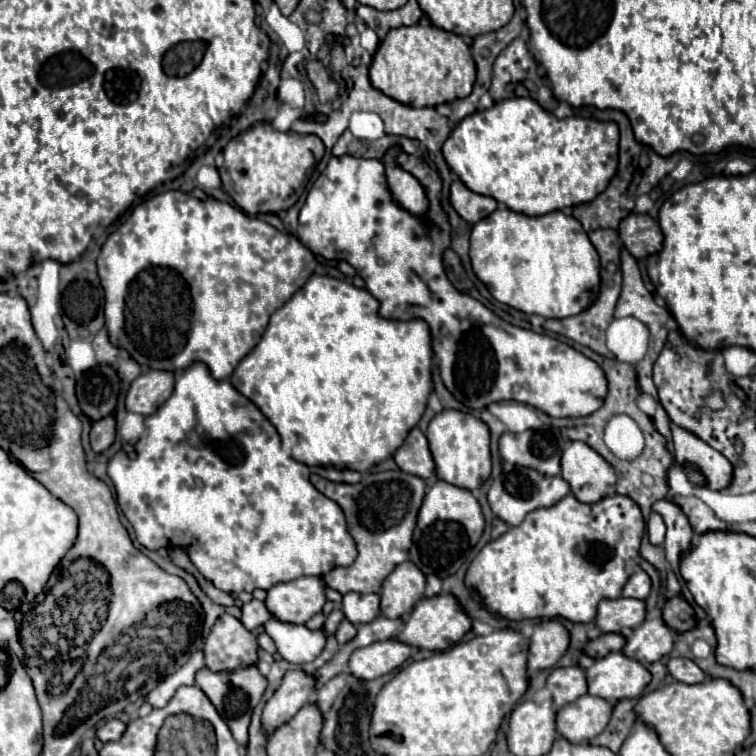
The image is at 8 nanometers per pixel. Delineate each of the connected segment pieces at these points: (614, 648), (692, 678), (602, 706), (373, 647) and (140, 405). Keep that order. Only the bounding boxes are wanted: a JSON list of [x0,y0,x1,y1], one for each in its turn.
[[586,634,626,658],[668,658,706,684],[556,696,612,742],[350,640,410,680],[126,370,174,416]]

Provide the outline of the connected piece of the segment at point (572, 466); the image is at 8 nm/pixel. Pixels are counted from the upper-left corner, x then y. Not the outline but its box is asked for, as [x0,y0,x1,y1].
[560,442,616,504]

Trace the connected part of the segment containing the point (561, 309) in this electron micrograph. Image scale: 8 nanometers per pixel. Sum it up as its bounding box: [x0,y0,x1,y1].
[470,208,600,320]

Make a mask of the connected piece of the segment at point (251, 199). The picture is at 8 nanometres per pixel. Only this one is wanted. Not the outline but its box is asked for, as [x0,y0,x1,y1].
[220,122,324,216]

